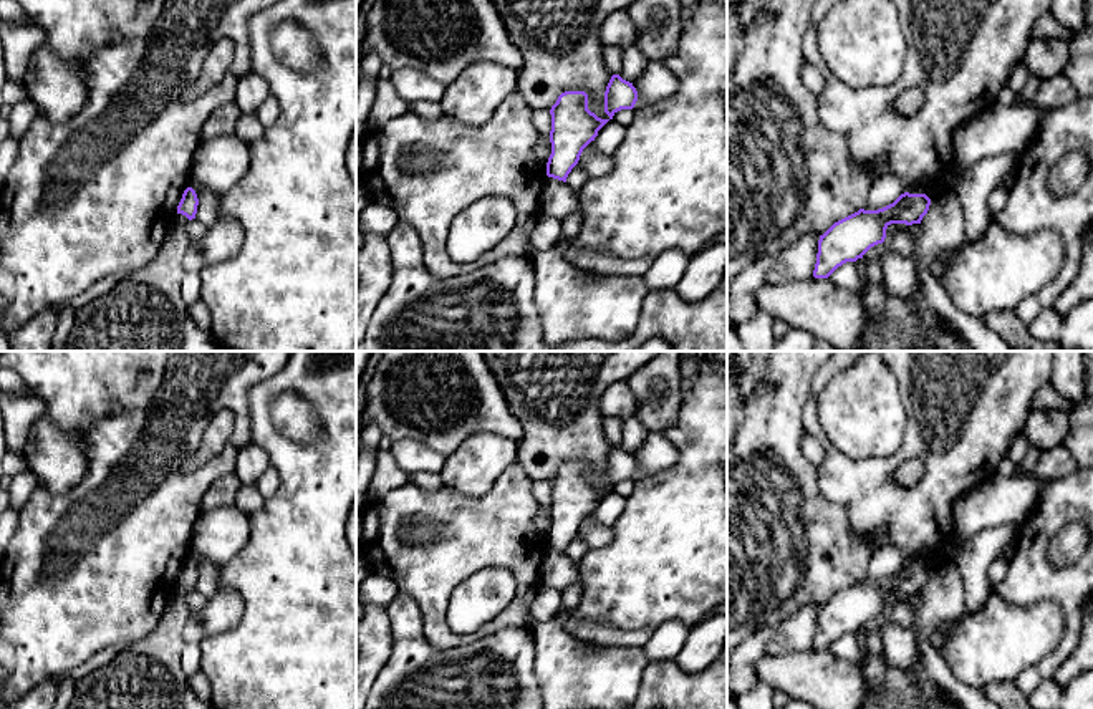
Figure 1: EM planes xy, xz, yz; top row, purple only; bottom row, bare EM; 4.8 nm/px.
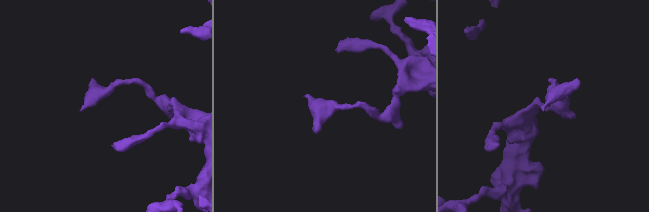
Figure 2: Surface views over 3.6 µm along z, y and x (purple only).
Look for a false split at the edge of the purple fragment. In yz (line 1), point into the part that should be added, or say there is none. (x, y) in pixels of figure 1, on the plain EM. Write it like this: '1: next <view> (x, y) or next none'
1: next none

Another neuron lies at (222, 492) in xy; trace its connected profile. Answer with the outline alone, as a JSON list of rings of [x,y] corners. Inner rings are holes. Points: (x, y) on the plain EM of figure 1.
[[[235,474],[219,477],[200,499],[200,512],[217,510],[220,507],[235,505],[235,497],[242,482]]]

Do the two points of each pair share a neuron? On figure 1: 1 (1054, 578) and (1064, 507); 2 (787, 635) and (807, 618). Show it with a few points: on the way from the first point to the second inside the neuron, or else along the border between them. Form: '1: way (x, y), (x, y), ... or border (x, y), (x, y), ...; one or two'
1: way (1040, 560), (1040, 535), (1045, 525); one
2: way (792, 633), (802, 623); one

